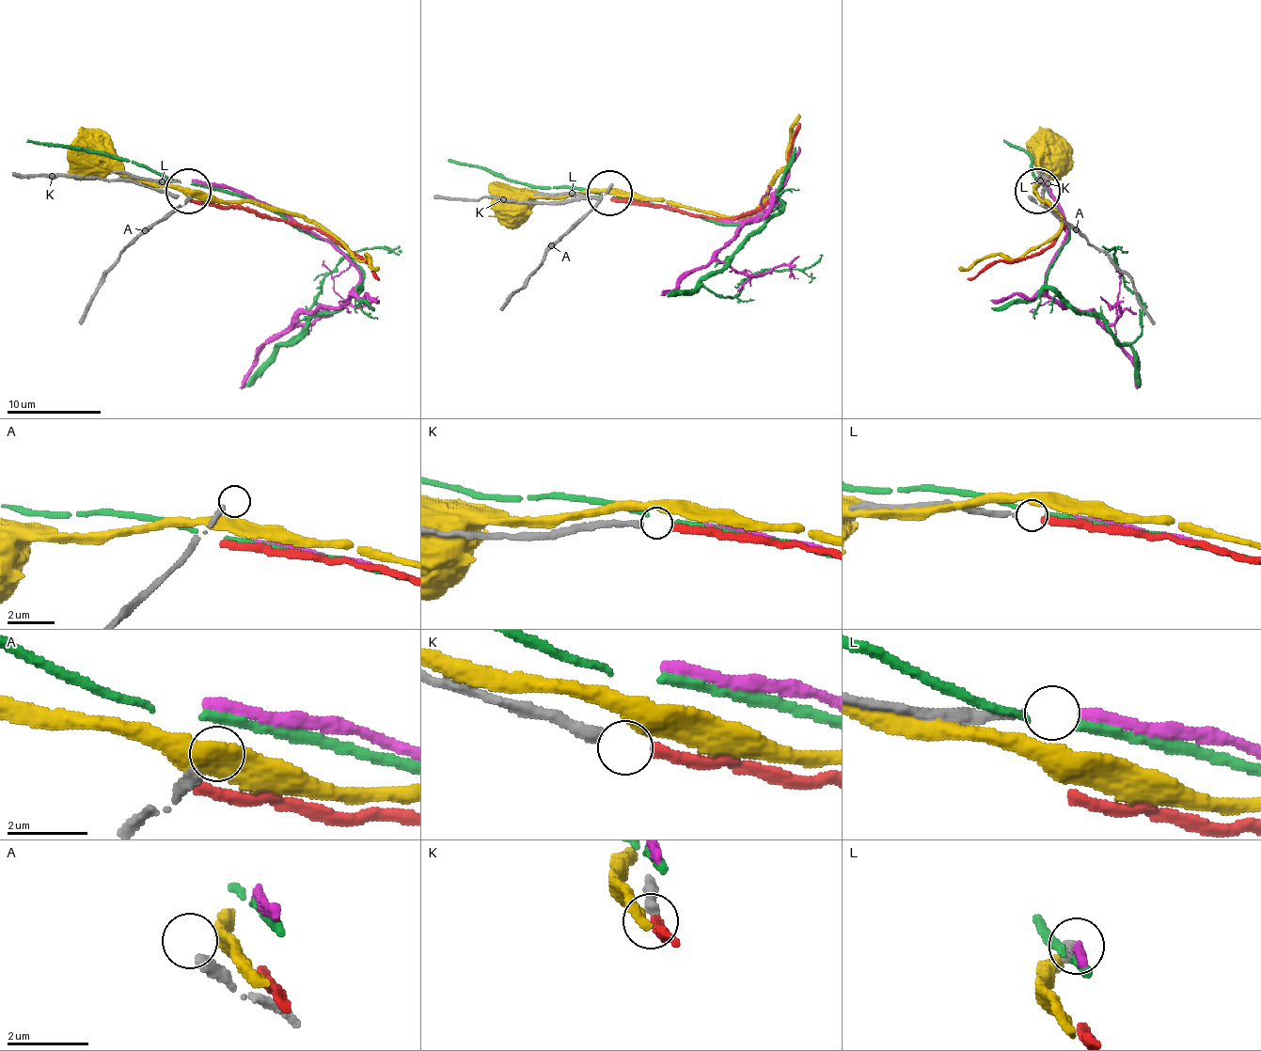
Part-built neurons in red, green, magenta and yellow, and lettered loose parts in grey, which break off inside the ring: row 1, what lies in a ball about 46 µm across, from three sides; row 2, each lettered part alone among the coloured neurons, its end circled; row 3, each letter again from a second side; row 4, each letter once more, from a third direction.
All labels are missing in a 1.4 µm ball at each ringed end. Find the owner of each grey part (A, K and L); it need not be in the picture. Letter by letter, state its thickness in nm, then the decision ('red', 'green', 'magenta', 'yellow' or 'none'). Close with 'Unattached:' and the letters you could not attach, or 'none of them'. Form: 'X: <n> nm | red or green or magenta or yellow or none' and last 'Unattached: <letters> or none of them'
A: 280 nm | none
K: 300 nm | red
L: 220 nm | magenta
Unattached: A

